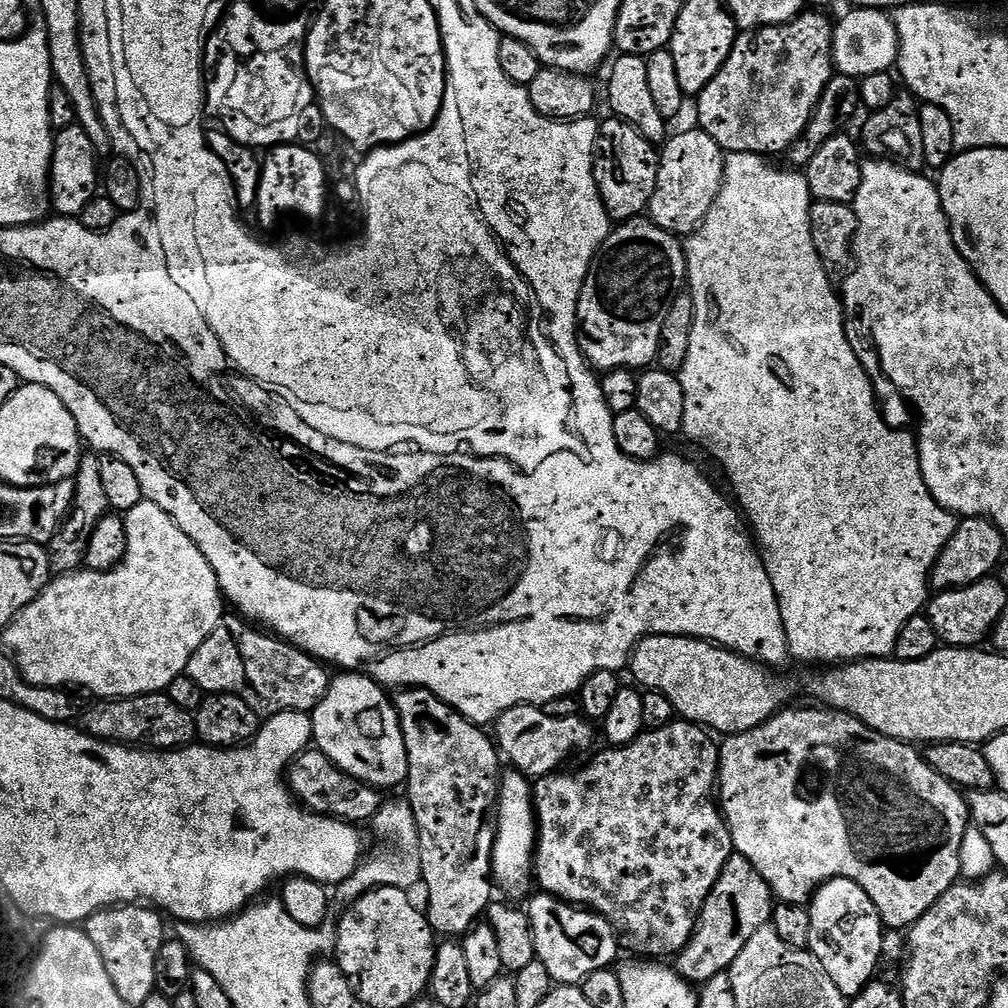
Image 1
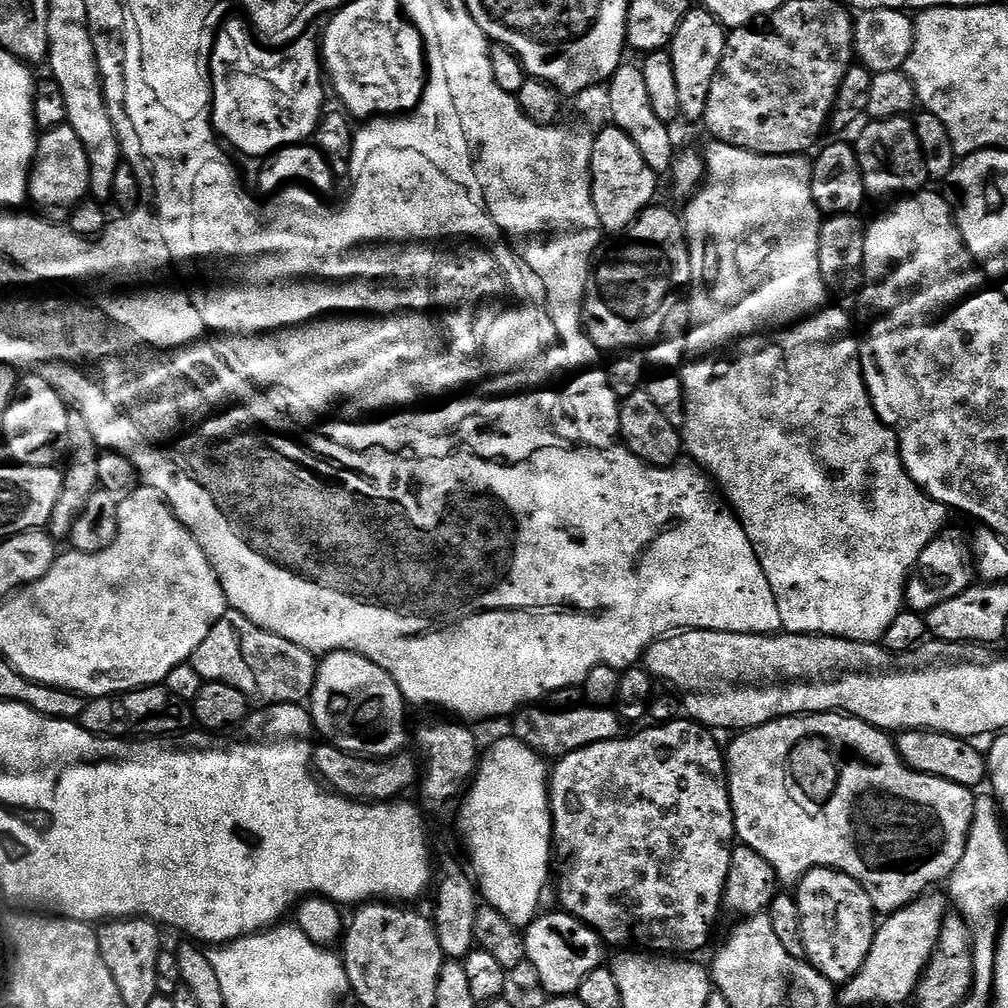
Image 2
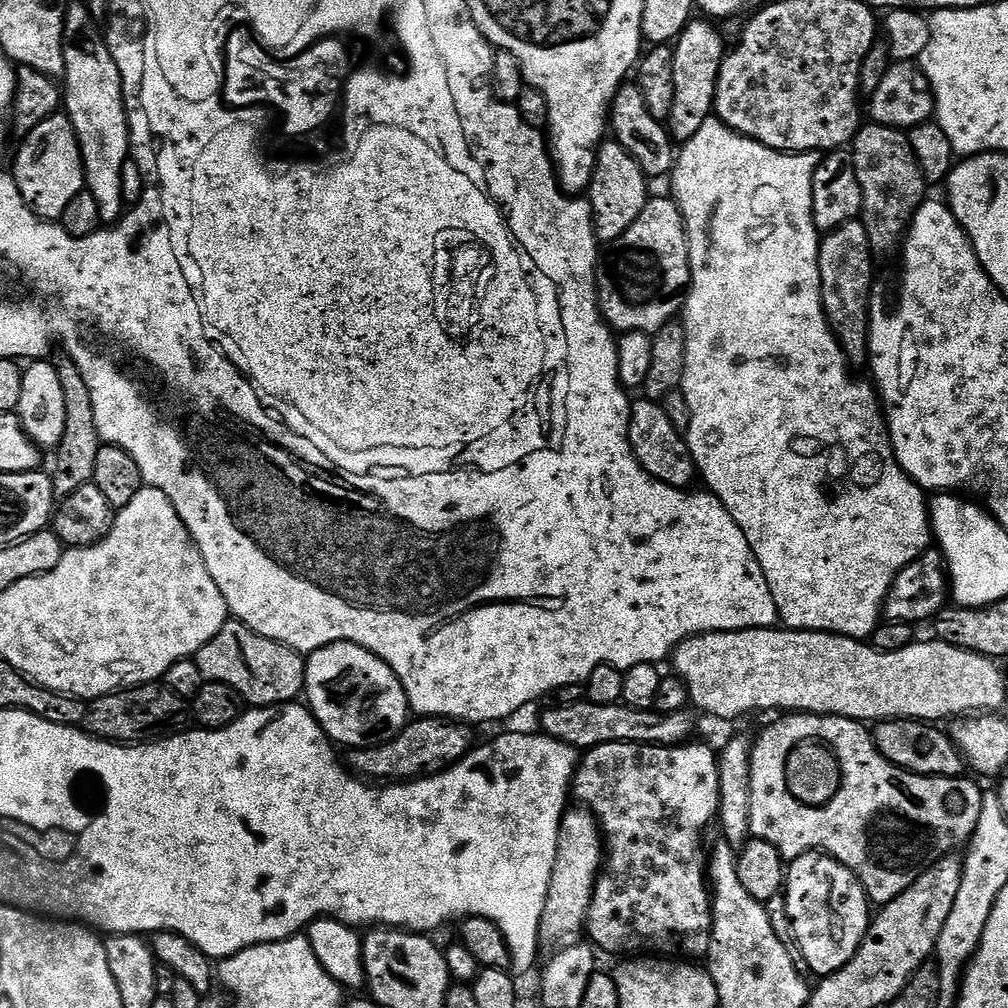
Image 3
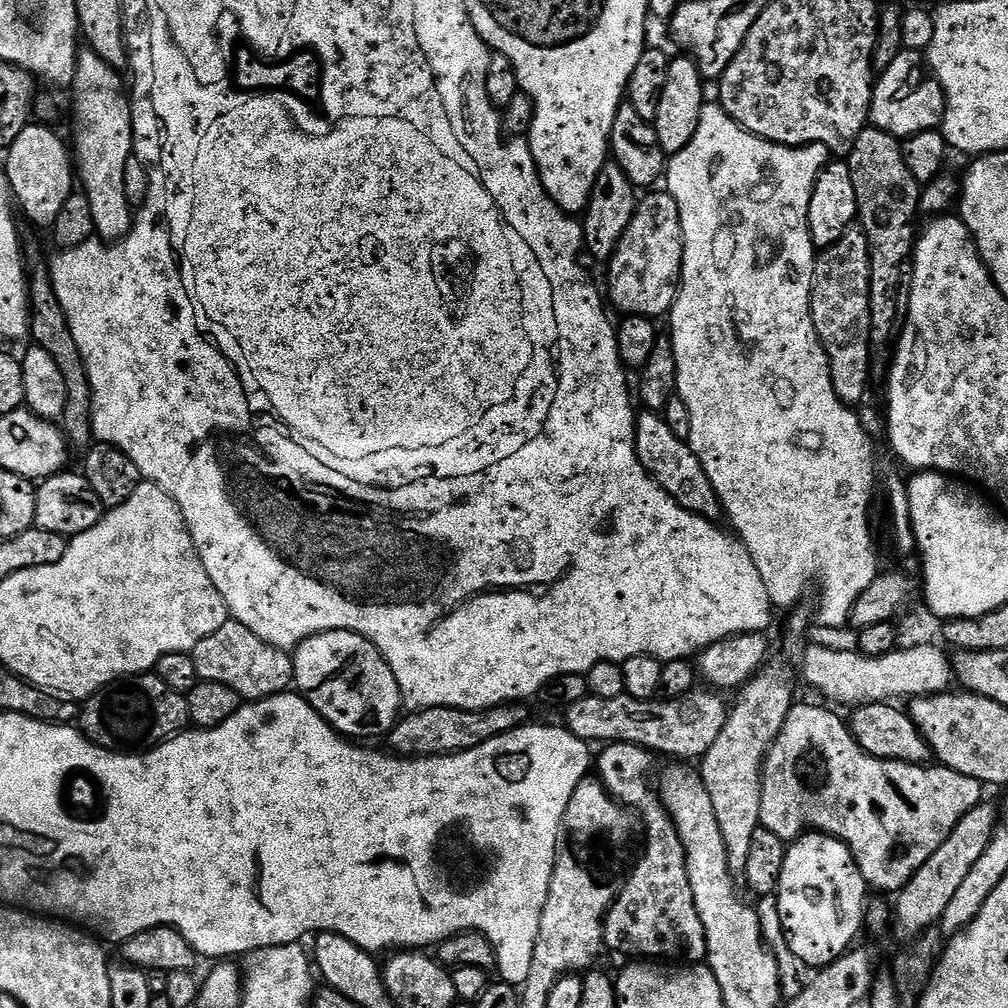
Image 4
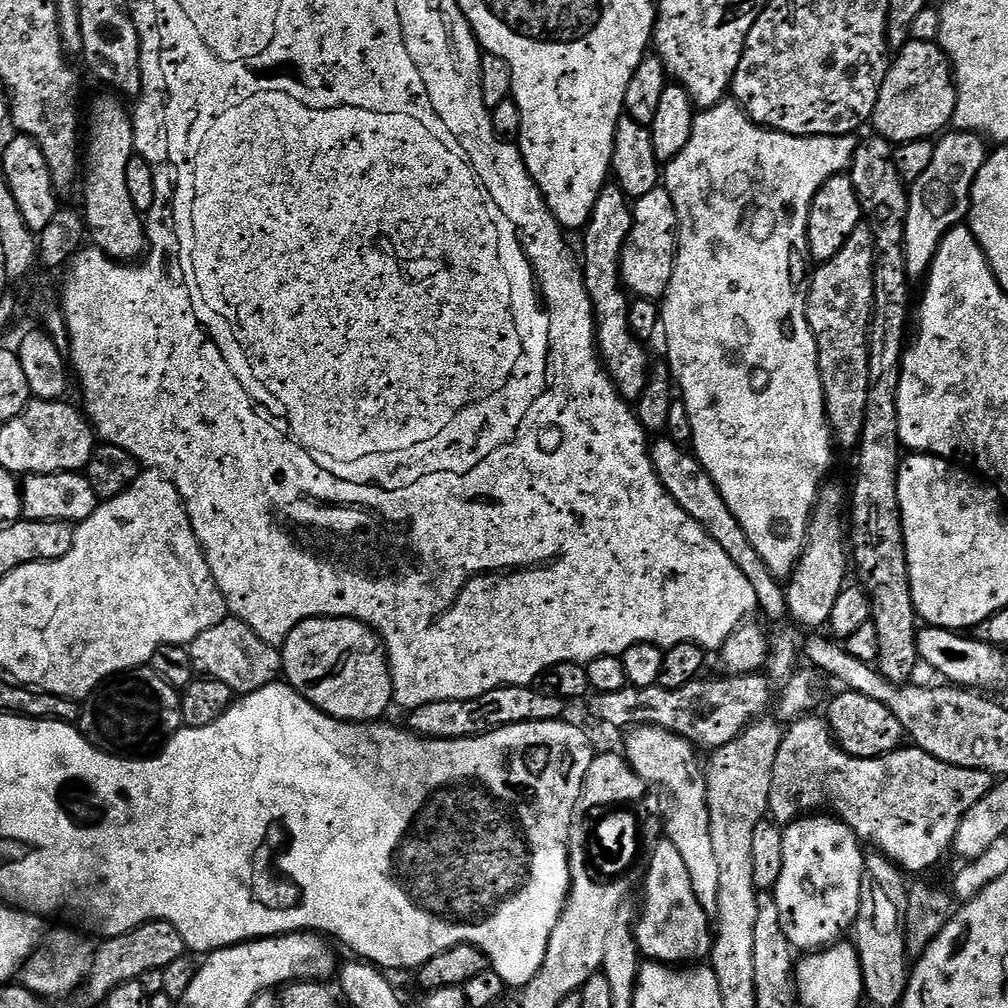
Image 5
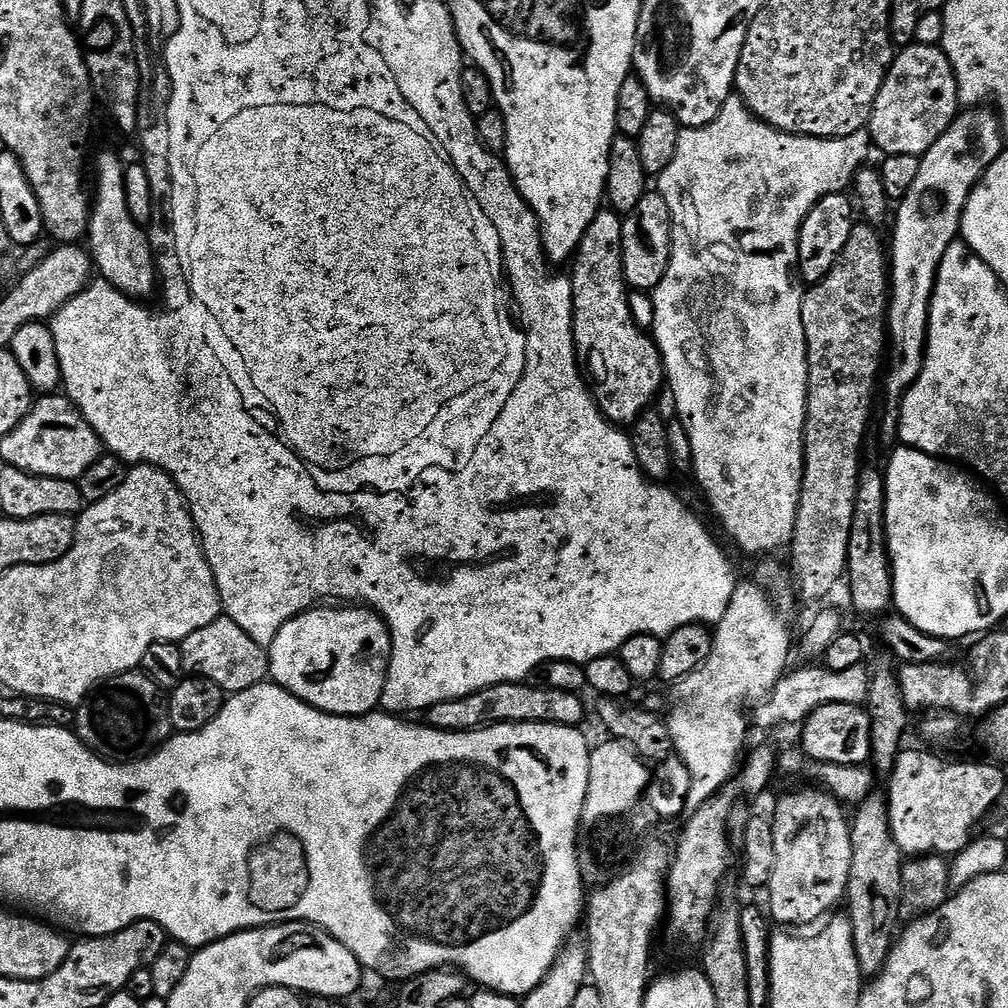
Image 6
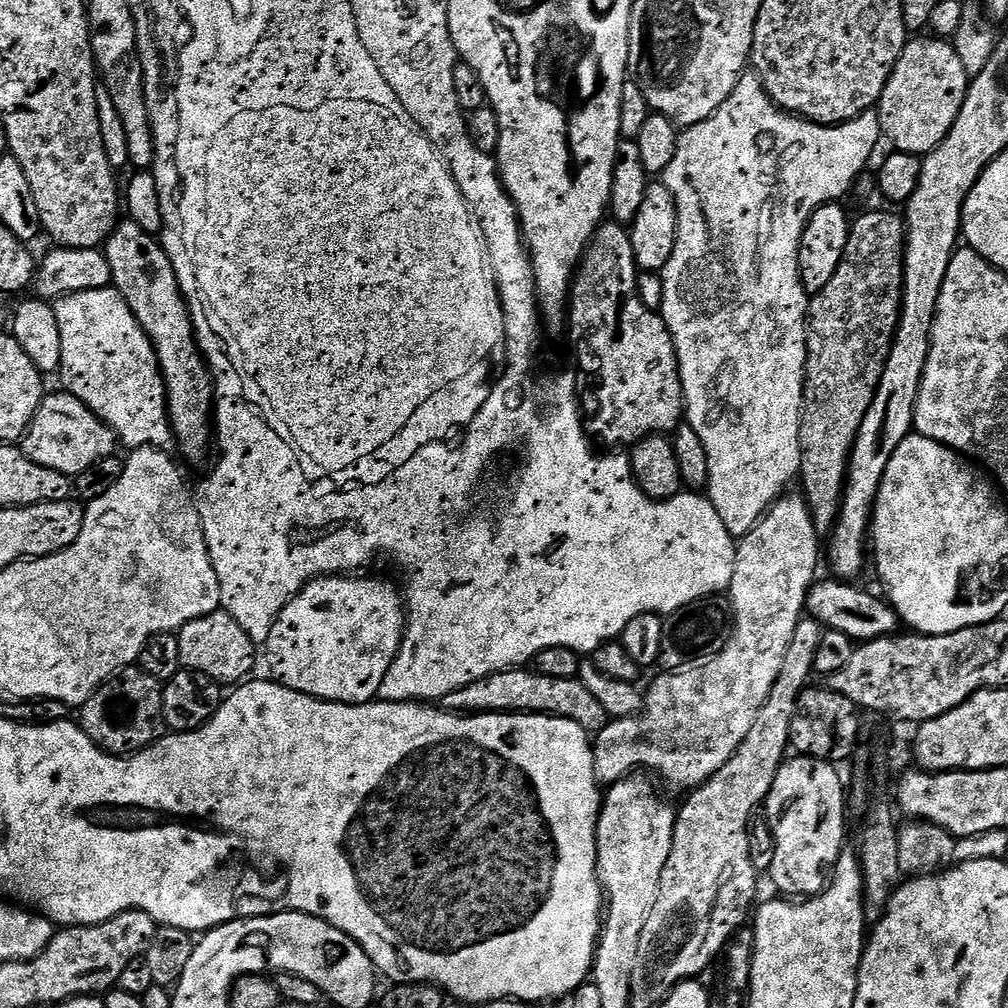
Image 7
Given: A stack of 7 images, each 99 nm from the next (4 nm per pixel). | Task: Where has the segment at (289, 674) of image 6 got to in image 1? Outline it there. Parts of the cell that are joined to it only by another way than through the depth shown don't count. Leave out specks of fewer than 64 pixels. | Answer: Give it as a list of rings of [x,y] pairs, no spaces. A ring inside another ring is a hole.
[[[348,670],[328,685],[322,702],[313,708],[312,739],[330,762],[356,780],[377,790],[396,788],[408,778],[407,750],[399,714],[385,689],[371,676]]]

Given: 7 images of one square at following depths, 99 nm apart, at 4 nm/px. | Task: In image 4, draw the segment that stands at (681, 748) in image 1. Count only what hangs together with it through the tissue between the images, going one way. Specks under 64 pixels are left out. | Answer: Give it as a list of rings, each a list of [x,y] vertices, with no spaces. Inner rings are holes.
[[[609,743],[605,748],[608,749],[594,764],[595,771],[600,771],[599,783],[625,809],[641,812],[645,828],[644,857],[635,861],[627,882],[604,917],[605,949],[628,956],[624,958],[655,958],[689,965],[707,961],[706,930],[702,930],[702,918],[698,918],[698,906],[694,906],[686,874],[686,850],[654,783],[653,753],[636,744]]]

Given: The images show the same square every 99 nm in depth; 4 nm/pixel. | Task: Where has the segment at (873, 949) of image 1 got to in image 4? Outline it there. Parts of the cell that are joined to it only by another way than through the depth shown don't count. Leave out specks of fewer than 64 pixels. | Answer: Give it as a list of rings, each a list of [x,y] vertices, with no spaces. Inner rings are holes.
[[[808,830],[791,841],[787,849],[786,862],[782,862],[782,878],[774,893],[776,908],[780,911],[780,928],[784,931],[784,940],[789,950],[802,963],[809,964],[812,970],[819,970],[833,964],[855,945],[852,943],[856,935],[860,928],[862,932],[866,924],[866,901],[870,889],[858,870],[854,854],[838,838],[828,836],[825,832]]]

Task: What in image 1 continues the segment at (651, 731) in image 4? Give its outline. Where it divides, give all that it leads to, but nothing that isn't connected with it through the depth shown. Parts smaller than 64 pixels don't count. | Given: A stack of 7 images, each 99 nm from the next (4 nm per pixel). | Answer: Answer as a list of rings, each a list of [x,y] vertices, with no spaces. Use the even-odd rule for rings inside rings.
[[[519,704],[506,710],[496,719],[494,725],[494,740],[498,745],[499,754],[508,760],[515,771],[529,778],[551,776],[575,752],[584,752],[592,744],[592,728],[583,715],[568,717],[551,717],[544,713],[543,707],[535,704]]]

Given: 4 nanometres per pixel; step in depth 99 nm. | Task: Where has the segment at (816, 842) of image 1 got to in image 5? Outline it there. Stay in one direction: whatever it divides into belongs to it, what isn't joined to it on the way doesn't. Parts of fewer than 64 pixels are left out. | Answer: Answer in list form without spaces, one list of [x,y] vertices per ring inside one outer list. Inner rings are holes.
[[[809,714],[795,721],[785,731],[784,741],[782,746],[778,746],[778,758],[774,758],[774,774],[770,778],[770,802],[768,803],[768,811],[771,819],[775,820],[781,826],[787,826],[794,820],[801,819],[802,814],[816,814],[821,810],[828,810],[834,813],[837,820],[843,824],[849,824],[856,831],[857,836],[861,841],[868,840],[879,851],[883,852],[888,859],[893,860],[900,869],[905,873],[920,872],[916,874],[924,874],[927,868],[932,868],[944,856],[944,851],[947,853],[952,847],[952,840],[956,837],[958,830],[958,822],[966,814],[966,810],[970,810],[970,806],[974,806],[974,802],[978,802],[986,793],[994,786],[994,776],[988,772],[983,772],[978,769],[964,769],[962,766],[948,765],[944,761],[939,761],[938,758],[932,757],[930,754],[923,752],[915,746],[901,746],[896,751],[891,752],[888,756],[880,756],[876,760],[863,760],[862,758],[854,758],[850,754],[846,754],[836,743],[836,738],[832,734],[832,729],[829,728],[827,719],[816,717],[816,714]]]

